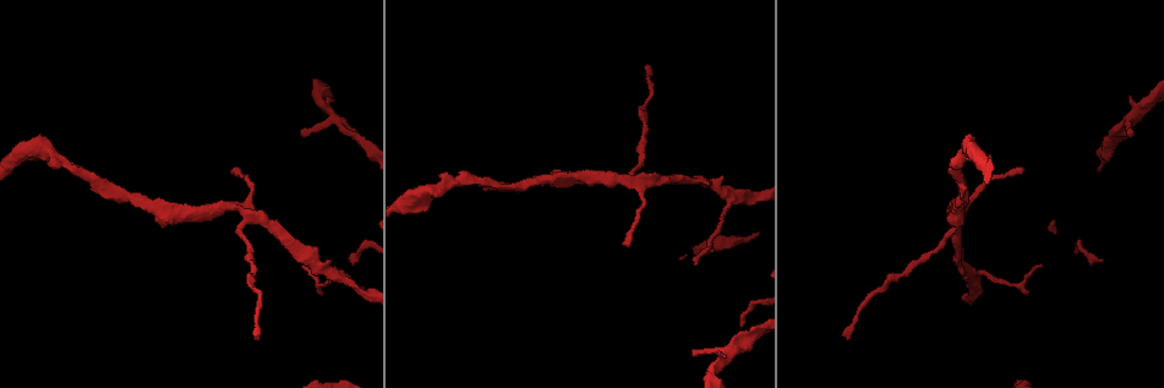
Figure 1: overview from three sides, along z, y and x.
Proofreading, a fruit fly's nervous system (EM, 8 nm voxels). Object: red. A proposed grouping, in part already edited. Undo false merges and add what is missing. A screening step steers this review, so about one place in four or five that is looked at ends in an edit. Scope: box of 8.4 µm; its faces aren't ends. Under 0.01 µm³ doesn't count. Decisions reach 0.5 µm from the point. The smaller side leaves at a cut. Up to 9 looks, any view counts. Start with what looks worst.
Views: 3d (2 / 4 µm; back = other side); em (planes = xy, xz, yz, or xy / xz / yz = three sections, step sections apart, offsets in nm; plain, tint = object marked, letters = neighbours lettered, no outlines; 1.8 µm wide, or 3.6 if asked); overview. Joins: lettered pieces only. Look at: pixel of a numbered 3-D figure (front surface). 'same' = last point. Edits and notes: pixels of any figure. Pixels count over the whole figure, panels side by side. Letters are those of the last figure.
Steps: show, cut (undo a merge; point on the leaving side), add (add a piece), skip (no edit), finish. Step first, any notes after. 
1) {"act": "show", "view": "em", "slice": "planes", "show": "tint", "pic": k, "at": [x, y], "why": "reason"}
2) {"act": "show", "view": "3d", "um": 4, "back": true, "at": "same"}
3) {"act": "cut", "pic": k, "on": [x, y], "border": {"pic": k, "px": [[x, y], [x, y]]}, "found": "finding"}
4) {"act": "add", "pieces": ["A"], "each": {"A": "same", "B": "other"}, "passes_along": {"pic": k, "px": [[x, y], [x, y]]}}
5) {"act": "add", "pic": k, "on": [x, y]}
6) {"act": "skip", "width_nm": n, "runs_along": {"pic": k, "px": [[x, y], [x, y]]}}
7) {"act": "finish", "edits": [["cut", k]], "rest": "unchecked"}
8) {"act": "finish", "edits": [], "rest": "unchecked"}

{"act": "show", "view": "em", "slice": "xz", "step": 16, "show": "letters", "pic": 1, "at": [633, 182], "why": "abrupt turn"}

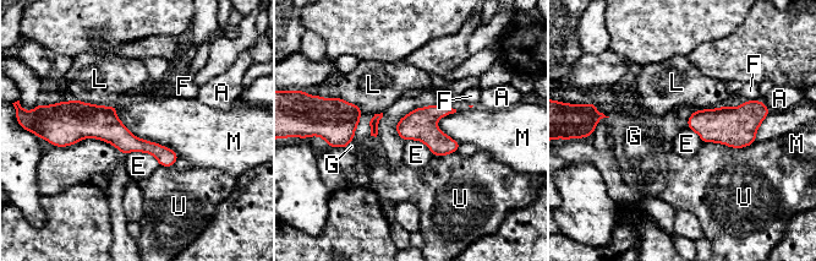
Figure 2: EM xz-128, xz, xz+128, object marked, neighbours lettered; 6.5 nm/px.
{"act": "skip", "longest_contact_nm": ["M", 550], "each": {"A": "other", "E": "other", "F": "other", "G": "other", "L": "other", "M": "other", "U": "other"}, "runs_along": {"pic": 2, "px": [[72, 104], [171, 162]]}, "found": "continuous, no second neuron"}

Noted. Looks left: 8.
{"act": "show", "view": "em", "um": 3.6, "slice": "planes", "show": "plain", "pic": 1, "at": [254, 337]}

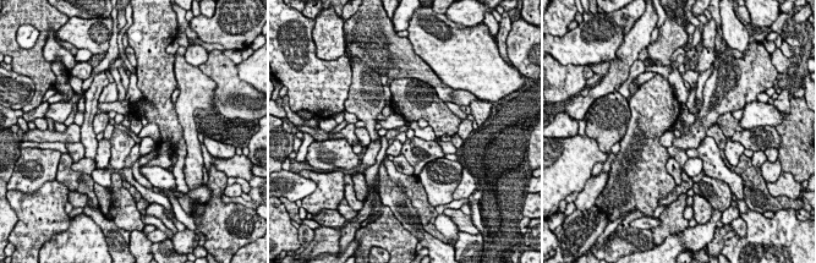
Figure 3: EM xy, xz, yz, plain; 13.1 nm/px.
{"act": "show", "view": "em", "um": 3.6, "slice": "planes", "show": "letters", "at": "same", "why": "see the neighbours"}

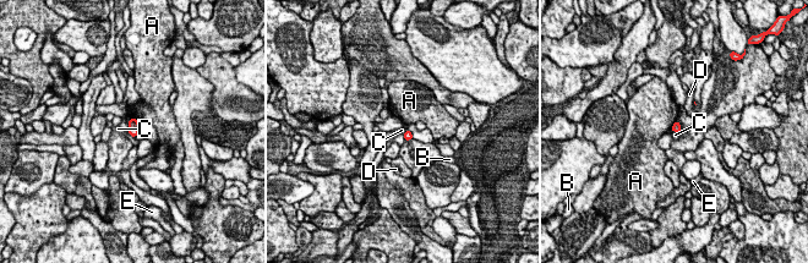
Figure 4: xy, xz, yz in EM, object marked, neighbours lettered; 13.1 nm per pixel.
{"act": "skip", "longest_contact_nm": ["E", 190], "each": {"A": "other", "B": "other", "C": "other", "D": "other", "E": "other"}, "border": {"pic": 4, "px": [[127, 132], [134, 138]]}, "found": "none of them fits"}

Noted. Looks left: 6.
{"act": "show", "view": "3d", "um": 4, "pic": 1, "at": [959, 165], "why": "a narrow waist"}

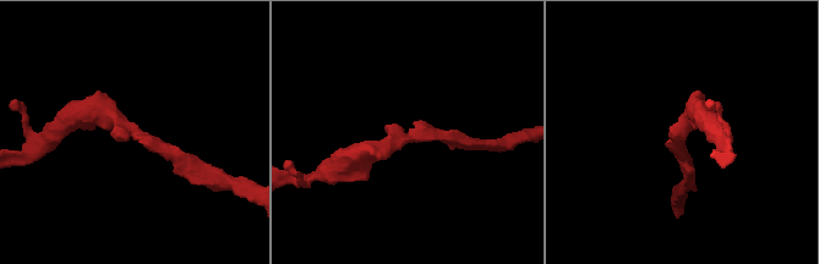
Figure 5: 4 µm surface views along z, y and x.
{"act": "show", "view": "em", "slice": "xy", "step": 8, "show": "letters", "pic": 5, "at": [402, 138], "arm_widths_nm": [200, 300], "why": "shape alone is not enough"}

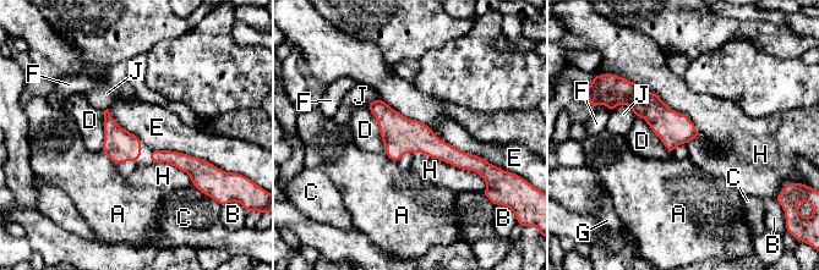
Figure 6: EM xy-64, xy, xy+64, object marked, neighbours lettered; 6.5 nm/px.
{"act": "skip", "each": {"A": "other", "B": "other", "C": "other", "D": "other", "E": "other", "F": "other", "G": "other", "H": "other", "J": "other"}, "runs_along": {"pic": 6, "px": [[372, 105], [404, 134], [479, 161]]}, "found": "continuous, no second neuron"}

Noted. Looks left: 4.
{"act": "show", "view": "em", "slice": "planes", "show": "letters", "pic": 1, "at": [970, 272], "why": "arms part here"}

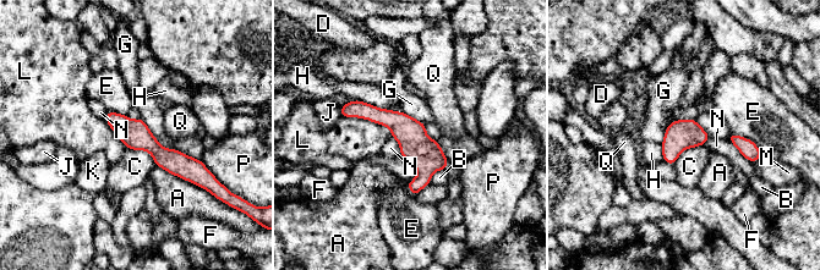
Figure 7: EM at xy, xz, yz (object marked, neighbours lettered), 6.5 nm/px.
{"act": "skip", "each": {"A": "other", "B": "other", "C": "other", "D": "other", "E": "other", "F": "other", "G": "other", "H": "other", "J": "other", "K": "other", "L": "other", "M": "other", "N": "other", "P": "other", "Q": "other"}, "runs_along": {"pic": 7, "px": [[343, 109], [392, 119], [443, 165]]}, "found": "all the same neuron"}

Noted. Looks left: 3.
{"act": "finish", "edits": [], "rest": "unchecked"}

